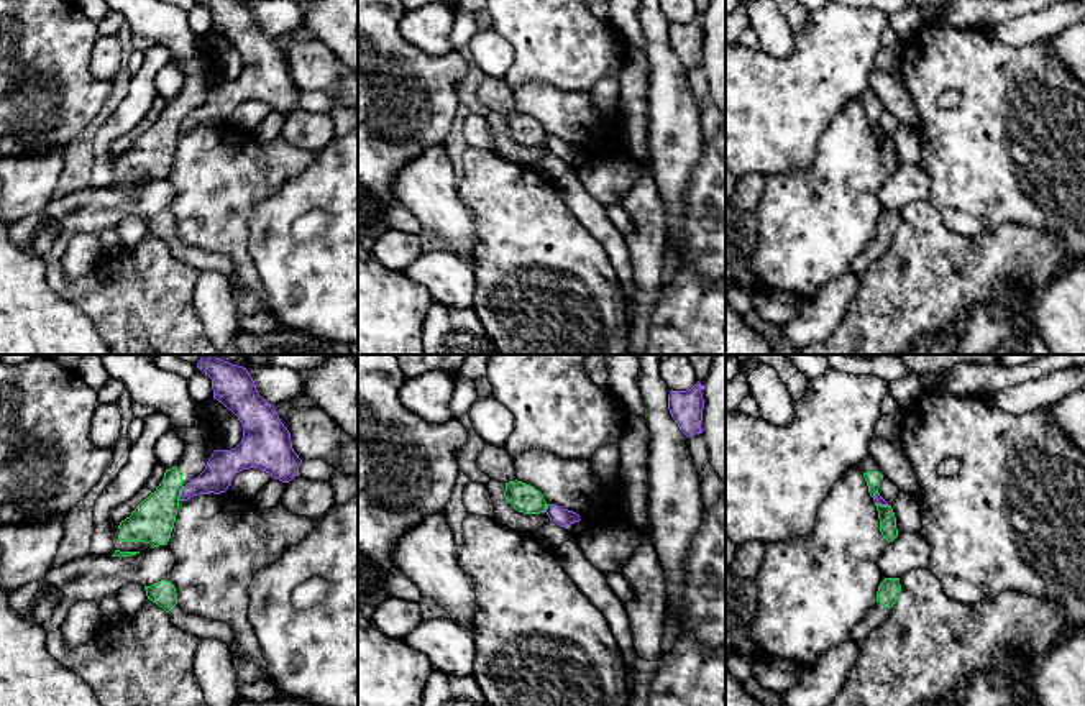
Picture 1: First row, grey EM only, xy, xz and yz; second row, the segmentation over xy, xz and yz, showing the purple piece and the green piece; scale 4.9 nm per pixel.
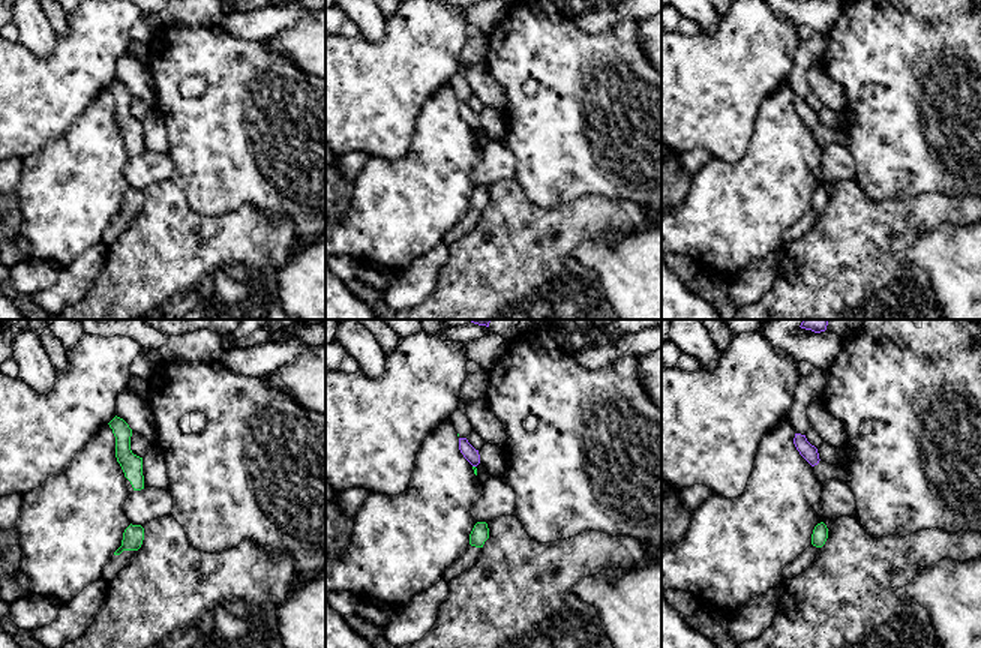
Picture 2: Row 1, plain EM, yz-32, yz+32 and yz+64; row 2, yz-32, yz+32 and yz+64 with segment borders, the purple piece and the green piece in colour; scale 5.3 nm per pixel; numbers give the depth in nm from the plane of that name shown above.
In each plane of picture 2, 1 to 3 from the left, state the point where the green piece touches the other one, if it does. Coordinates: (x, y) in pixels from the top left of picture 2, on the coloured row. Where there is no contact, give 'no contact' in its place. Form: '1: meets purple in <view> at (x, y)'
1: no contact
2: no contact
3: no contact

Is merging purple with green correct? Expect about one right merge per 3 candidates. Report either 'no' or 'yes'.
no

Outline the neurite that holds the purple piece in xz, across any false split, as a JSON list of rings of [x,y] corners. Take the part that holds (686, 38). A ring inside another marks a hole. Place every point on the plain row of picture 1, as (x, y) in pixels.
[[[698,13],[691,21],[670,23],[668,41],[680,62],[689,71],[701,66],[704,31],[701,15]]]

